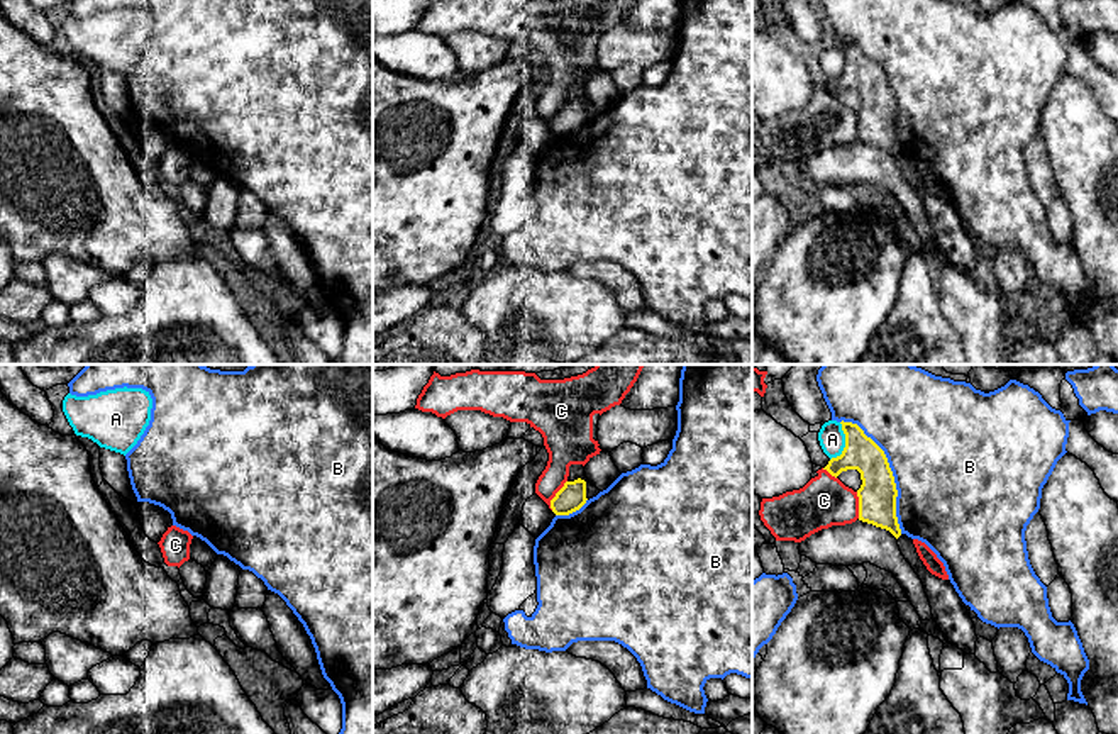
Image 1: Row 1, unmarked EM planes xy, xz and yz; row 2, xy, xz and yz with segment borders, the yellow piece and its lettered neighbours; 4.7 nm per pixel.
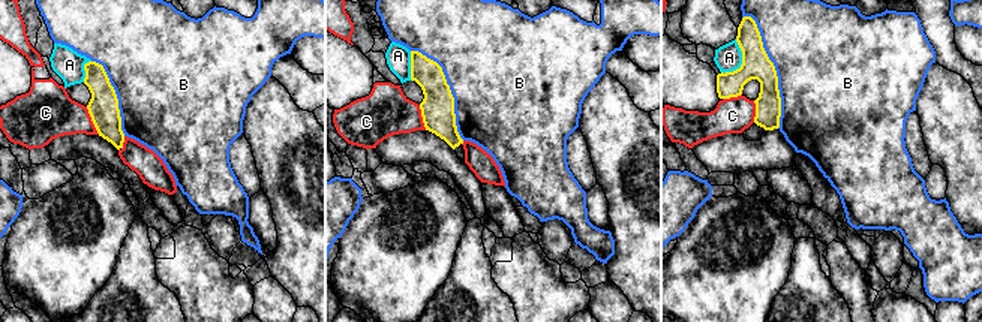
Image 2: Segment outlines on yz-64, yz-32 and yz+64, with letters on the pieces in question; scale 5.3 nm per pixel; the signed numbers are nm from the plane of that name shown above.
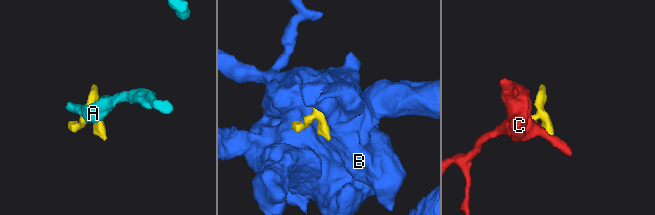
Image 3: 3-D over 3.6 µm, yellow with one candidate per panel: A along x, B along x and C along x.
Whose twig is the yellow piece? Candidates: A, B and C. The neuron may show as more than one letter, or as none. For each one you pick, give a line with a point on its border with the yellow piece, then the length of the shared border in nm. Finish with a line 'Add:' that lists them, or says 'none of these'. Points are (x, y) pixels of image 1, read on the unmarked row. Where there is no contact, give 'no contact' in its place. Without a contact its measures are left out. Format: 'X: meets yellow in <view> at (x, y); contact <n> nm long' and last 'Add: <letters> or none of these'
Add: none of these

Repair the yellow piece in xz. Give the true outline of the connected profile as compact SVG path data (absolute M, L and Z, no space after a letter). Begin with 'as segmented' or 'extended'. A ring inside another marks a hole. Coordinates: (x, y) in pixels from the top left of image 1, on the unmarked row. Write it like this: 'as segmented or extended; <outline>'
as segmented; M578 98L564 103L564 107L551 120L551 129L556 136L569 136L579 131L586 120L586 102Z

